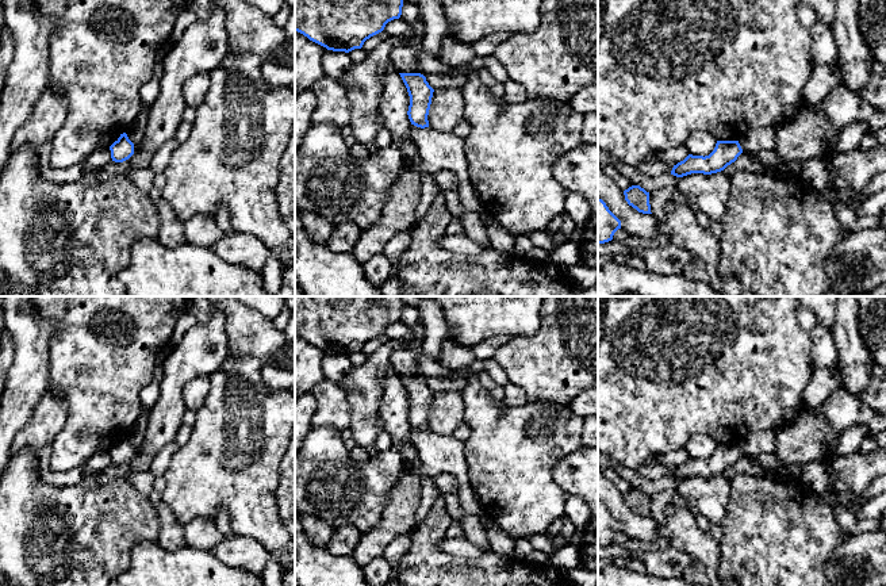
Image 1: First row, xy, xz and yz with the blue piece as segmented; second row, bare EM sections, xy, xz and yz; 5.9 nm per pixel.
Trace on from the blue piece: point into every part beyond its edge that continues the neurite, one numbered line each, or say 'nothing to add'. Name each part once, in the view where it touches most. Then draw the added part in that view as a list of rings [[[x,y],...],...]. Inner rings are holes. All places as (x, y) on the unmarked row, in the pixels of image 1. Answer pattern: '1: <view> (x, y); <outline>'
nothing to add

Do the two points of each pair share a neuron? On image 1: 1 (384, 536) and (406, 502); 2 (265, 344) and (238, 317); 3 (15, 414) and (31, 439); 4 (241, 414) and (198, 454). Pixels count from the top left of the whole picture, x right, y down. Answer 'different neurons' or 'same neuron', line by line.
1: same neuron
2: same neuron
3: different neurons
4: same neuron

